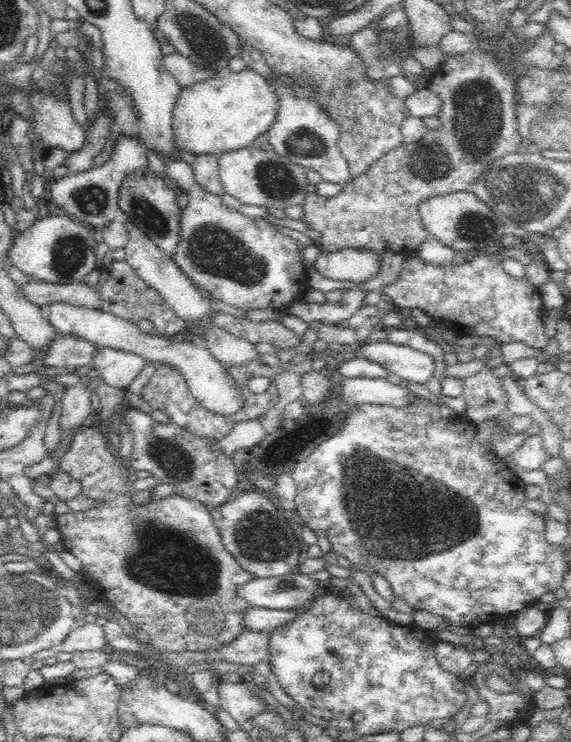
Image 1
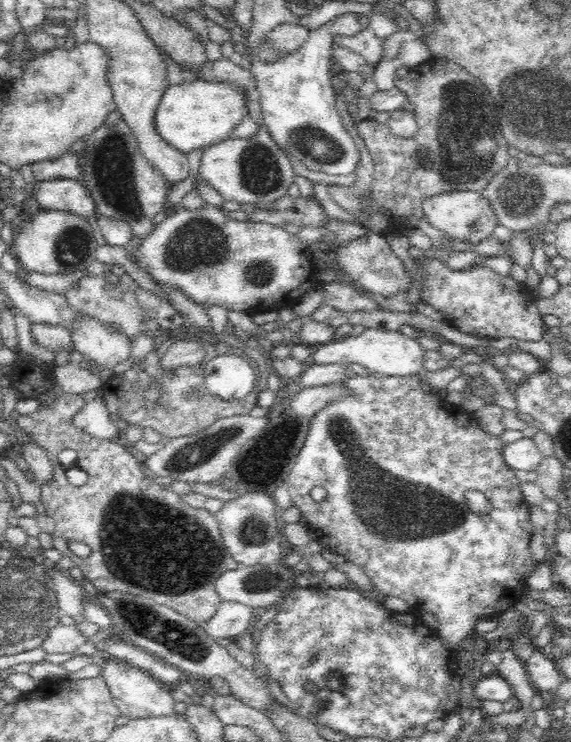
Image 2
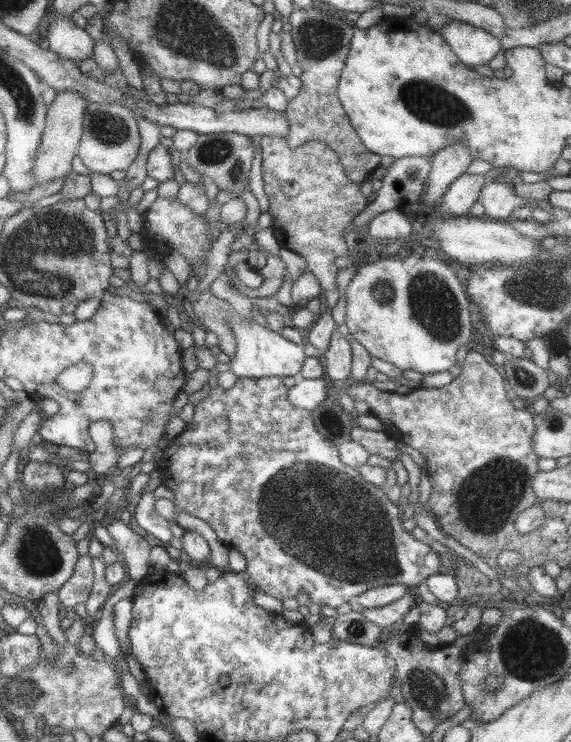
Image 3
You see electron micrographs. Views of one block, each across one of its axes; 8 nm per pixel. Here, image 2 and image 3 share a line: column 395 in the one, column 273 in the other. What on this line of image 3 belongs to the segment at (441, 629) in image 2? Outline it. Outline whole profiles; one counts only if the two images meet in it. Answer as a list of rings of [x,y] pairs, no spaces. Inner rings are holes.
[[[237,377],[229,390],[223,390],[213,383],[209,384],[207,396],[195,404],[193,419],[175,439],[169,440],[155,468],[159,473],[161,484],[171,491],[174,504],[173,517],[179,512],[185,512],[203,520],[223,546],[243,555],[246,565],[242,575],[252,588],[281,602],[284,598],[295,598],[298,592],[302,592],[306,598],[309,598],[309,602],[336,608],[339,604],[348,602],[349,599],[354,600],[357,595],[378,586],[402,584],[406,588],[415,589],[415,586],[424,582],[429,575],[437,573],[440,556],[431,550],[426,541],[415,540],[410,533],[402,530],[401,509],[396,503],[387,499],[385,489],[364,482],[355,469],[344,466],[338,460],[336,447],[315,431],[310,411],[294,408],[286,400],[286,390],[281,379],[277,377]]]

